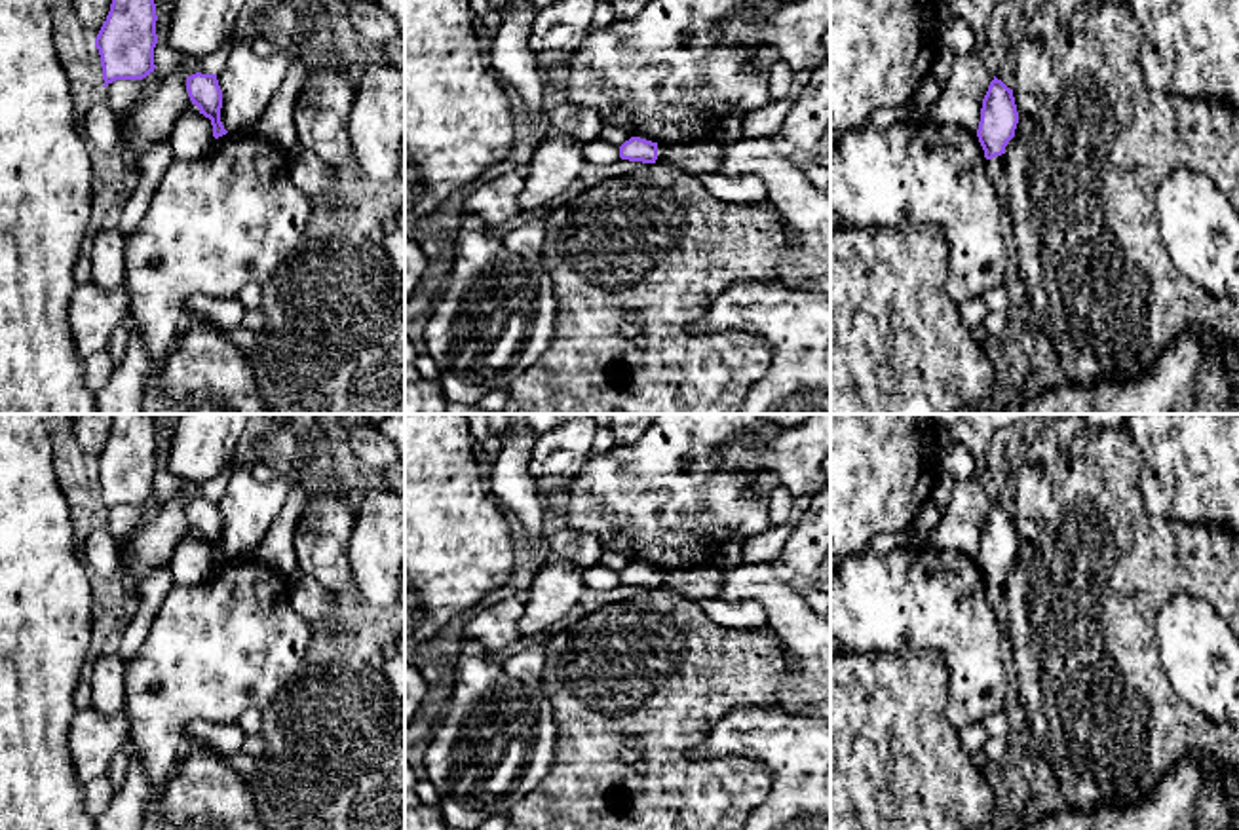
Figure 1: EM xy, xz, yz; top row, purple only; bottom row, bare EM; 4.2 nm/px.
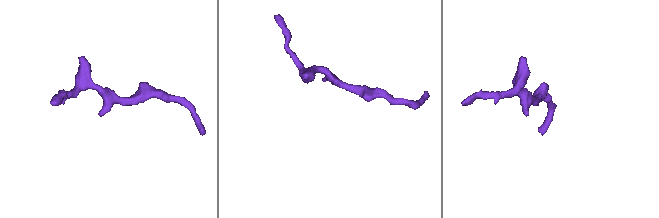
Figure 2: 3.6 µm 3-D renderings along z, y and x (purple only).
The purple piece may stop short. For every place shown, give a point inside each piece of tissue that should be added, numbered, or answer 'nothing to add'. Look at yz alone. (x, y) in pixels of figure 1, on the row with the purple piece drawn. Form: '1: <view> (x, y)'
1: yz (994, 168)

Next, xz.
1: xz (704, 156)

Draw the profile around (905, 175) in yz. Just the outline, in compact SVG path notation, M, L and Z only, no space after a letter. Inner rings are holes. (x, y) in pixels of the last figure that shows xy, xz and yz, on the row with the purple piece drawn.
M863 125L838 137L830 156L830 211L844 226L914 230L931 222L943 228L950 249L944 291L956 304L1003 283L1007 249L1001 236L1001 196L986 177L986 158L977 133L956 125Z

